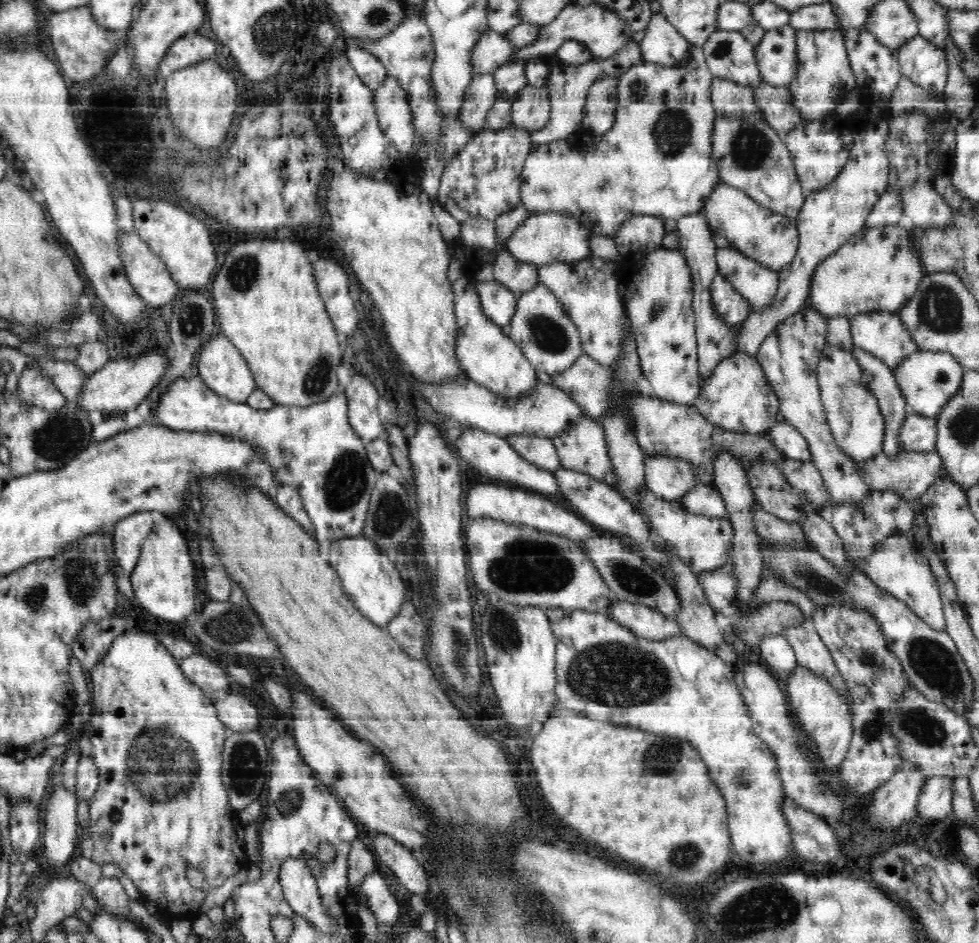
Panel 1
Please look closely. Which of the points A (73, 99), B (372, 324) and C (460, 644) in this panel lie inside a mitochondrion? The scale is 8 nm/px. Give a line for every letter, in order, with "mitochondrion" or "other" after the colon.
A: other
B: other
C: mitochondrion

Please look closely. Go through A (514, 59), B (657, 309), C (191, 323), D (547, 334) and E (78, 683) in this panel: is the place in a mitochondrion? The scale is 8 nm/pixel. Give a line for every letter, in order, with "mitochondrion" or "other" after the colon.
A: other
B: mitochondrion
C: mitochondrion
D: mitochondrion
E: other

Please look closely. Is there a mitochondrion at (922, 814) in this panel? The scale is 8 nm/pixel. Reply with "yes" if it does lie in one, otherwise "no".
no

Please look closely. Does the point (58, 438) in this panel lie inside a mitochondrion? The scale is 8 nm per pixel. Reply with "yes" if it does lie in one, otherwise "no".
yes

